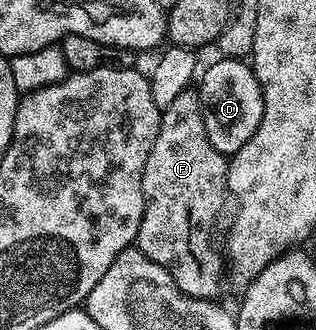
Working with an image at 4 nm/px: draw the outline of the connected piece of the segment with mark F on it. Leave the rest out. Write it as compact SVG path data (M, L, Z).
M189 88L178 92L177 98L161 113L154 148L150 148L150 156L146 156L146 168L142 172L144 211L134 246L150 260L166 260L166 256L150 255L166 246L168 208L180 208L182 202L182 208L188 208L186 244L196 264L162 264L162 268L166 268L180 290L192 298L212 300L220 290L220 258L212 247L211 232L216 215L224 206L224 198L226 202L229 197L228 164L229 159L218 152L218 148L210 144L210 136L206 136L199 89Z

